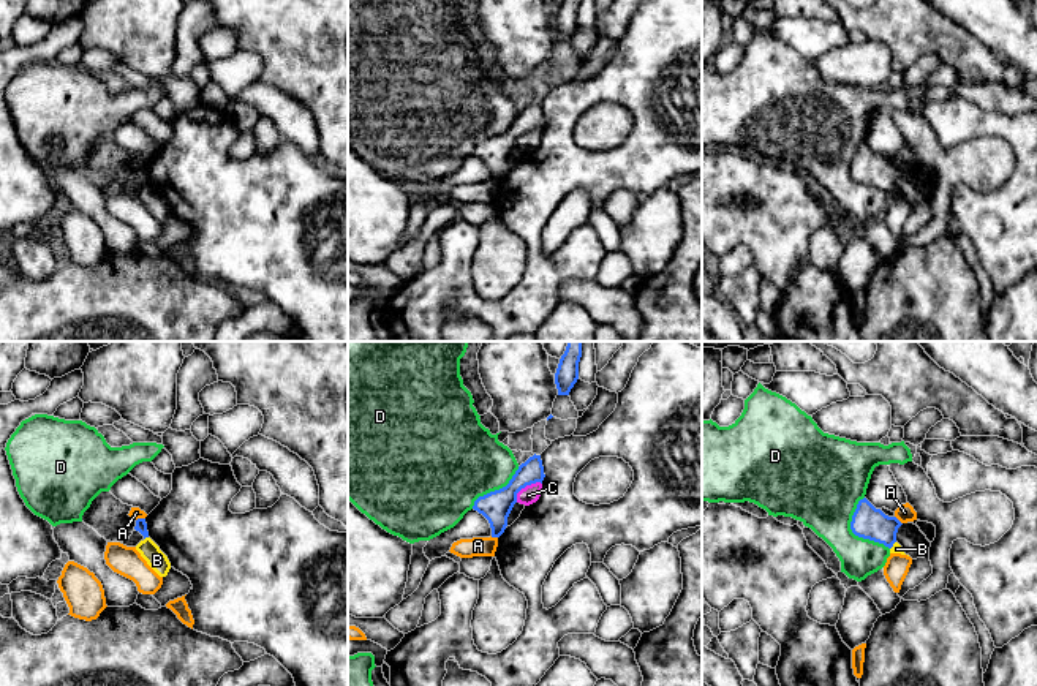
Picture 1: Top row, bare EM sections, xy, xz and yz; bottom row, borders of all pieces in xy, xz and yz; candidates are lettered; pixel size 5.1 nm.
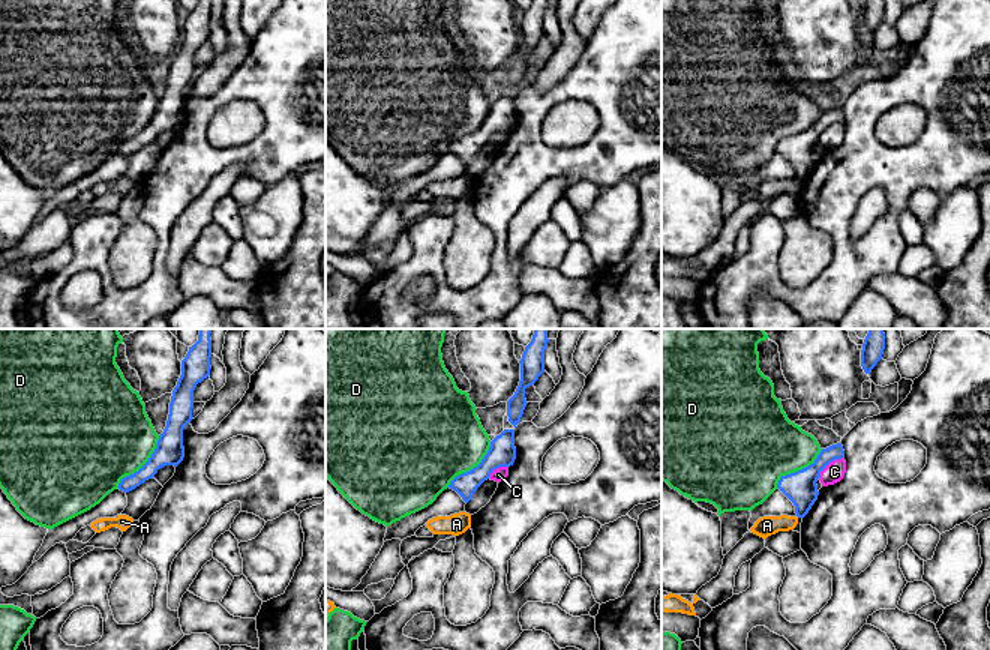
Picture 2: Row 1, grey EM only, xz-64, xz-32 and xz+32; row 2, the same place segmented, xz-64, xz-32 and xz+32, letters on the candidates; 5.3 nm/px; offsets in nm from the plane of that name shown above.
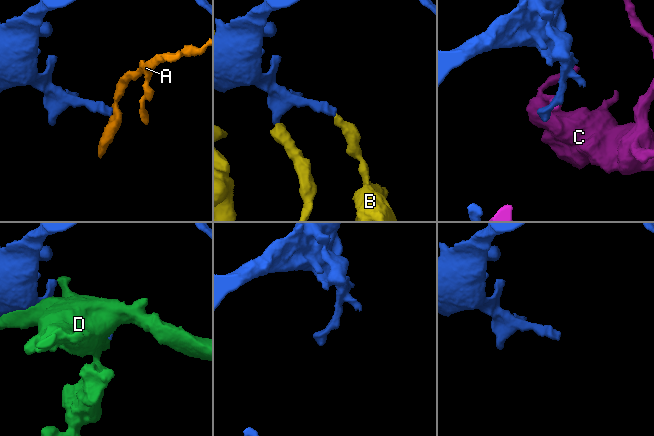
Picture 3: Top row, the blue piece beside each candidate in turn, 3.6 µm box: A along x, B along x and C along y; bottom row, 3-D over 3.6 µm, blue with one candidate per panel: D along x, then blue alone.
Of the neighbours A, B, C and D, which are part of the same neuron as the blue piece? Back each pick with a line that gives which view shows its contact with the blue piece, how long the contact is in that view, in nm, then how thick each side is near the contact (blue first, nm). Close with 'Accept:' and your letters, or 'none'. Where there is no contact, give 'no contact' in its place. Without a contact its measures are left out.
Accept: none

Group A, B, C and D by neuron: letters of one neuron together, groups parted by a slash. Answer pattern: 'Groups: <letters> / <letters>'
Groups: A / B / C / D

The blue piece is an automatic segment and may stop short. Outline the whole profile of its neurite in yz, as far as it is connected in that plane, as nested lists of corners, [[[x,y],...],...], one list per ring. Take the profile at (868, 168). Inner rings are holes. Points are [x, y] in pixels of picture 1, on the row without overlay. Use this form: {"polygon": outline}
{"polygon": [[[866,144],[860,145],[852,161],[850,175],[855,182],[869,185],[892,194],[896,188],[898,174],[903,169],[896,163],[885,161]]]}

